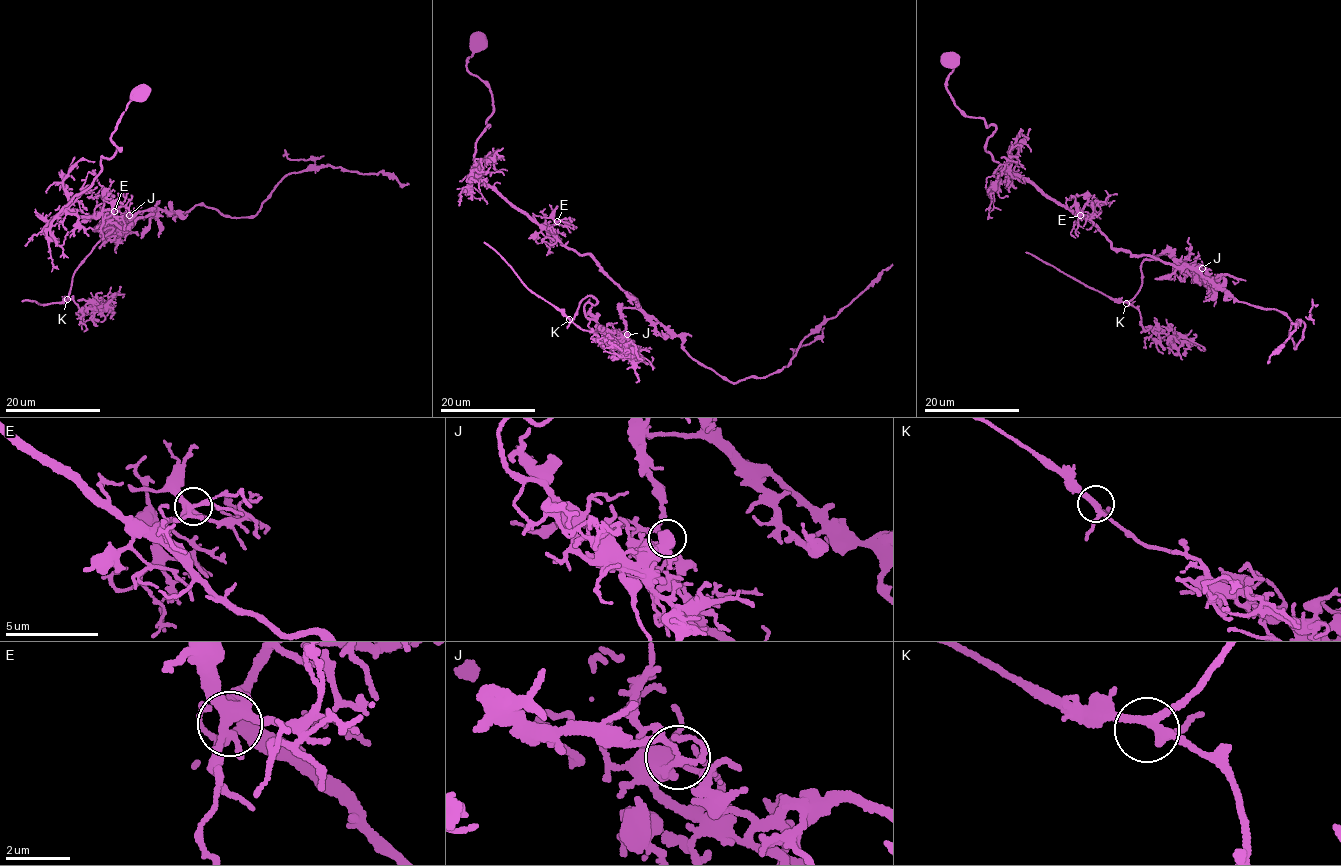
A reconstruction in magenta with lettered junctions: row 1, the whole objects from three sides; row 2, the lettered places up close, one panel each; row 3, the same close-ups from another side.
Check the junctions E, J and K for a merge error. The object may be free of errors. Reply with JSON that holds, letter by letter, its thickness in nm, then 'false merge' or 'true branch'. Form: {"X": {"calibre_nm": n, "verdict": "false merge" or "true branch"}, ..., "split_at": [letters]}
{"E": {"calibre_nm": 320, "verdict": "true branch"}, "J": {"calibre_nm": 170, "verdict": "false merge"}, "K": {"calibre_nm": 260, "verdict": "true branch"}, "split_at": ["J"]}

